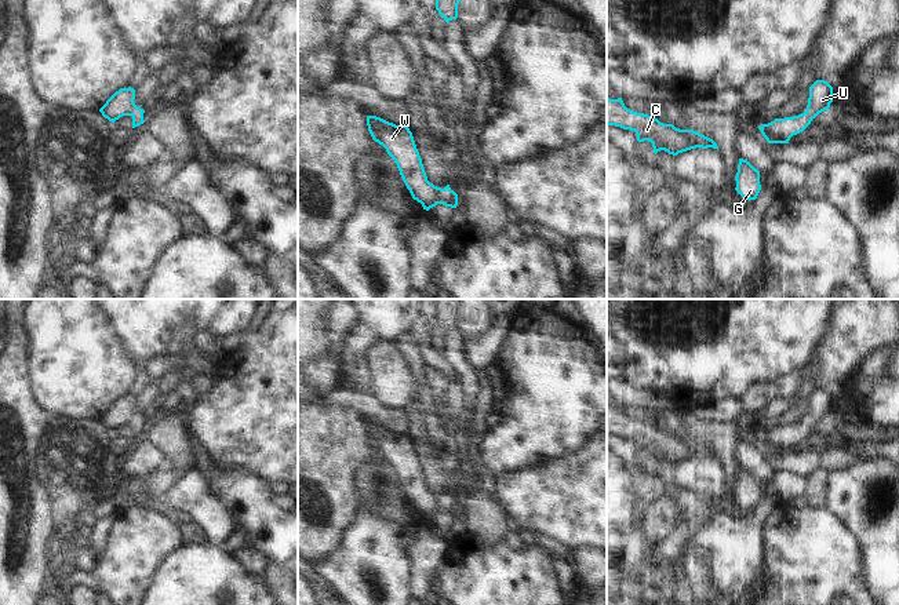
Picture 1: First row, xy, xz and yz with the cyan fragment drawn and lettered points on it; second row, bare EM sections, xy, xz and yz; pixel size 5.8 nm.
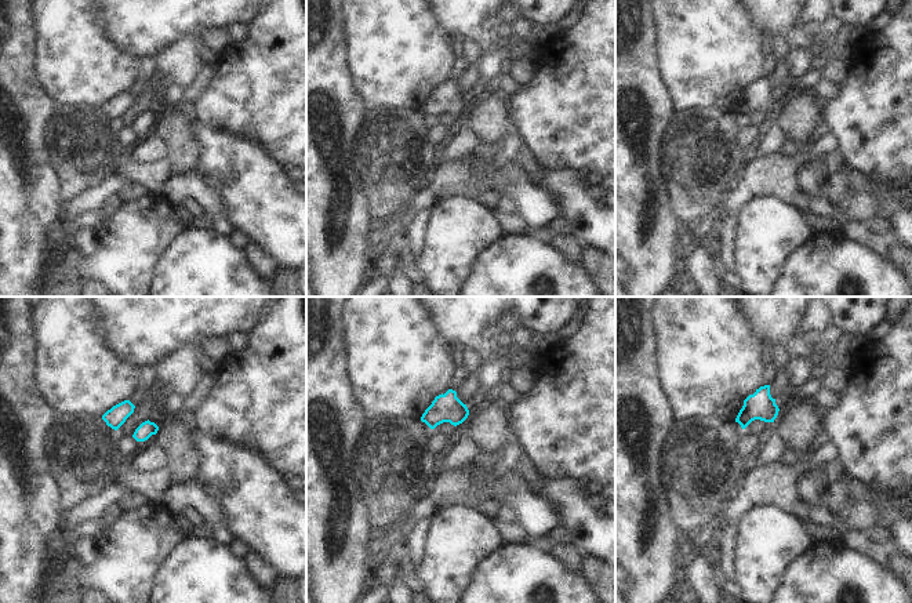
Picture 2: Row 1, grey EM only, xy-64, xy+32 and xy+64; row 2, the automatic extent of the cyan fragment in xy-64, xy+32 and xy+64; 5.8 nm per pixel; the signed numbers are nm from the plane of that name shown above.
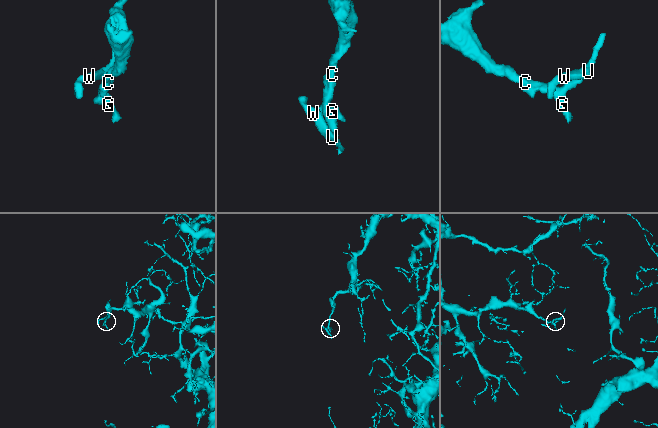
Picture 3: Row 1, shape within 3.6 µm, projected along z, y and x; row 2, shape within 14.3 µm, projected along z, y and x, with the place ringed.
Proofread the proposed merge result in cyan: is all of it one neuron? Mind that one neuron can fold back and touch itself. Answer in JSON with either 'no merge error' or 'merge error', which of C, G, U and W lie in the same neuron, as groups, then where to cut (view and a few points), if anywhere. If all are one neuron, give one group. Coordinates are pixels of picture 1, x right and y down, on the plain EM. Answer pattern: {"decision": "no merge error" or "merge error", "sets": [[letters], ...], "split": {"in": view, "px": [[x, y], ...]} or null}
{"decision": "no merge error", "sets": [["C", "G", "U", "W"]], "split": null}

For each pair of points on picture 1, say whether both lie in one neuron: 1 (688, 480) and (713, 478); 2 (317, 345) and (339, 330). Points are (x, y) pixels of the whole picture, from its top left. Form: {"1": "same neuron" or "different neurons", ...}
{"1": "same neuron", "2": "different neurons"}

